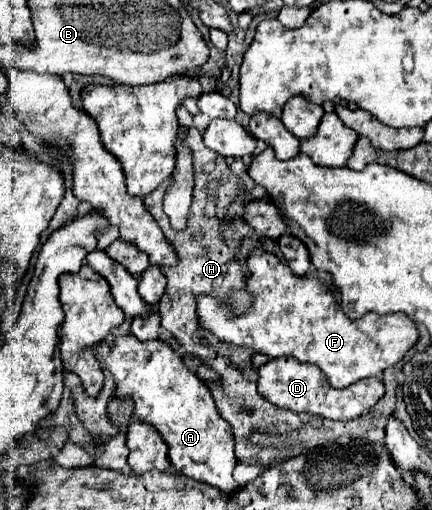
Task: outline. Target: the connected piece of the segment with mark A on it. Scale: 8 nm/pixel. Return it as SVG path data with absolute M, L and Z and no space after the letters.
M134 334L118 336L114 340L108 356L102 358L102 362L114 376L116 398L120 398L120 400L130 398L134 402L132 416L144 424L152 424L160 432L160 436L168 444L170 462L182 476L188 476L198 482L206 482L210 486L220 488L222 492L232 492L238 488L238 484L232 478L232 470L236 466L232 426L218 414L208 386L194 372L190 372L184 366L182 356L168 342L162 342L158 338L140 342Z

